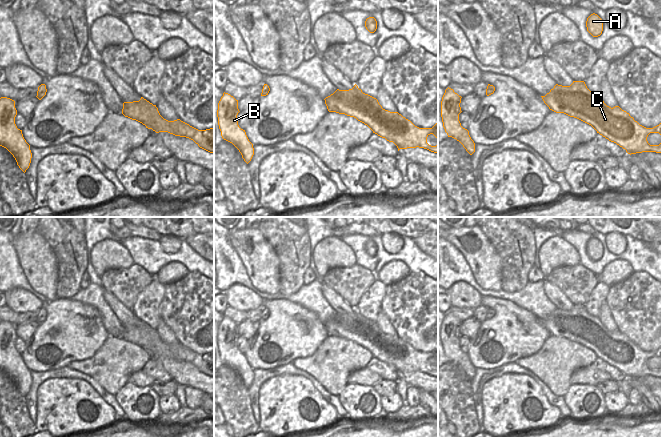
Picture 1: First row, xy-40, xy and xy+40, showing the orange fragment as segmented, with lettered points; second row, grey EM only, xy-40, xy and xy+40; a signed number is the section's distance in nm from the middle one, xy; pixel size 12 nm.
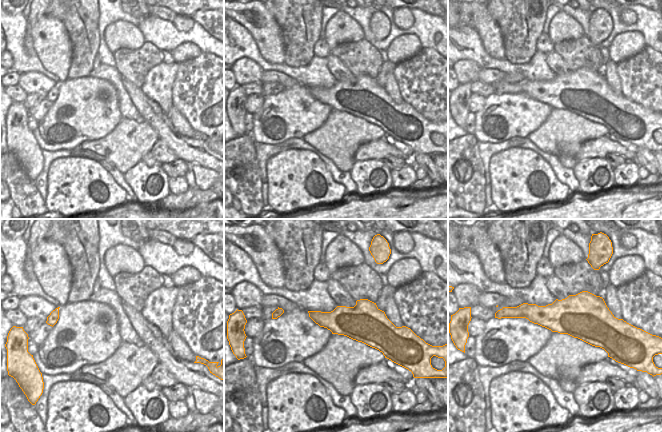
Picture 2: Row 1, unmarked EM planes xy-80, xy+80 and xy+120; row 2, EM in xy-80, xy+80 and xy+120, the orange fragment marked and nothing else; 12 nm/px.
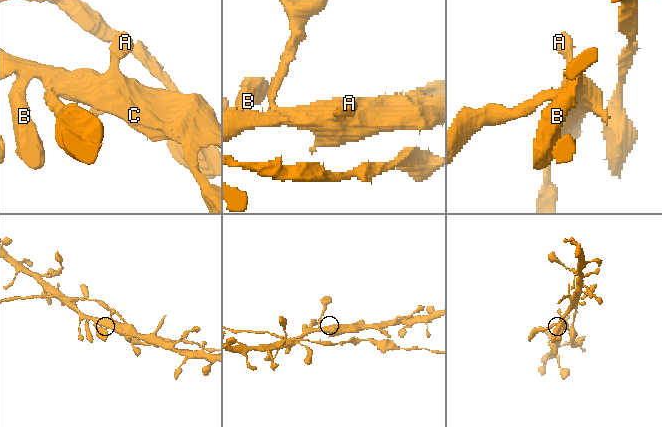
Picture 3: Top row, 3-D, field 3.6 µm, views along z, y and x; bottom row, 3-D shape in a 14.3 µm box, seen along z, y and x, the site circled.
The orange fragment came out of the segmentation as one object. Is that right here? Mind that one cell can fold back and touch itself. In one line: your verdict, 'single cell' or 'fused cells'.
single cell

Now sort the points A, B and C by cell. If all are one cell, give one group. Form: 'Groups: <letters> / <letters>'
Groups: A B C

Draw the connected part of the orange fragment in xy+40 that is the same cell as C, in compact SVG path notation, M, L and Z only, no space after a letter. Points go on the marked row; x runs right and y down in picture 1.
M573 81L570 86L556 84L549 93L541 97L550 110L556 113L564 113L591 125L597 133L616 143L630 155L642 152L662 153L662 142L659 145L650 145L647 141L650 133L659 133L662 136L662 123L653 128L640 125L619 106L613 108L607 106L599 93L590 91L584 81Z

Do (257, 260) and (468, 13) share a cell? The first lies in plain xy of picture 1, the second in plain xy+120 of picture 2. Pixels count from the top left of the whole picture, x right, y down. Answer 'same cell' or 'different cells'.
same cell

